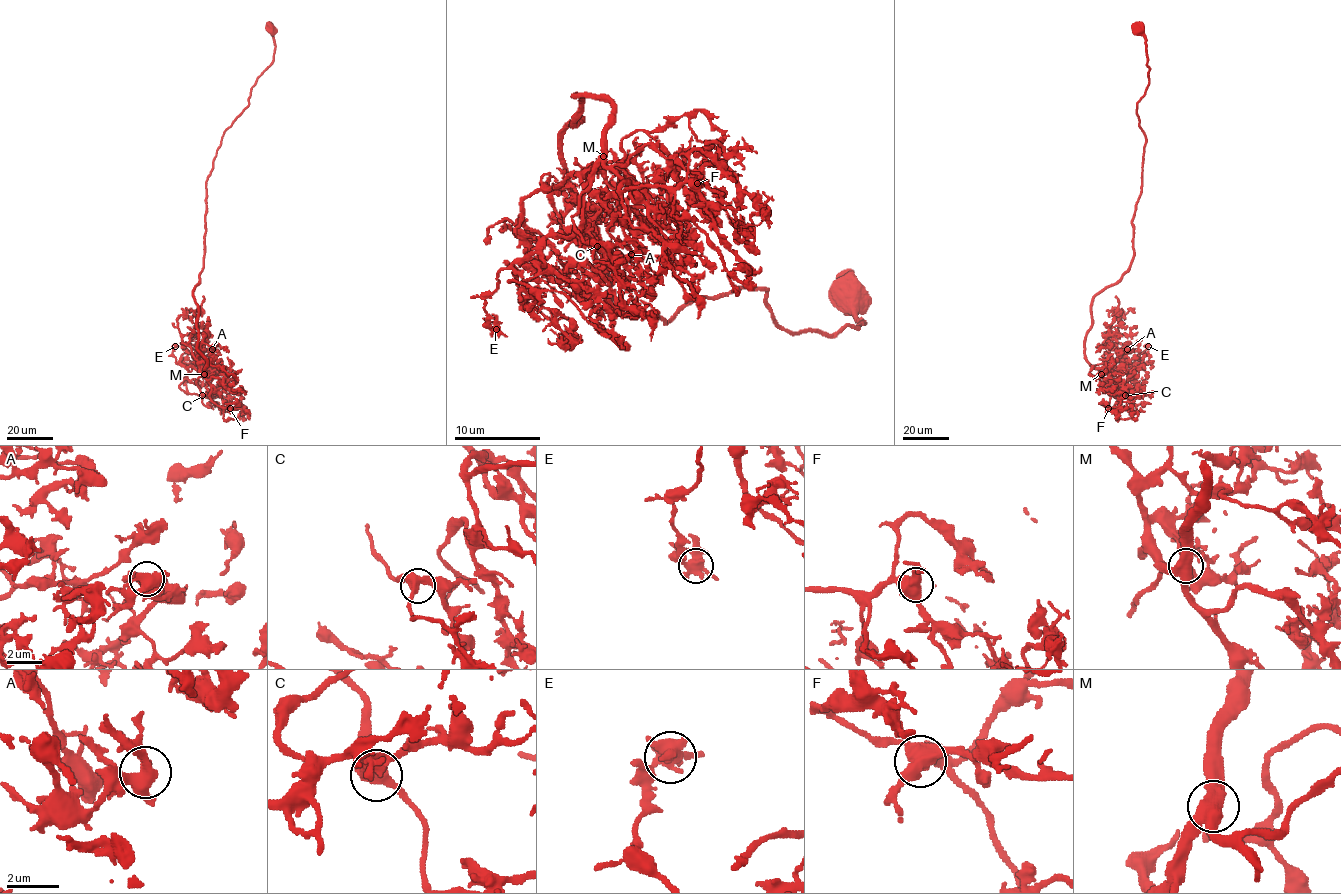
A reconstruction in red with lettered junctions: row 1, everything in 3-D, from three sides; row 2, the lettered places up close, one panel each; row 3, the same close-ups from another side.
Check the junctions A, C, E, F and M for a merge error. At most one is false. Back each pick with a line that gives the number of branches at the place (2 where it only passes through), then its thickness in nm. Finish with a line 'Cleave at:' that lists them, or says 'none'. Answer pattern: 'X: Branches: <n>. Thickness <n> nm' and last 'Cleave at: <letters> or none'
Cleave at: none

